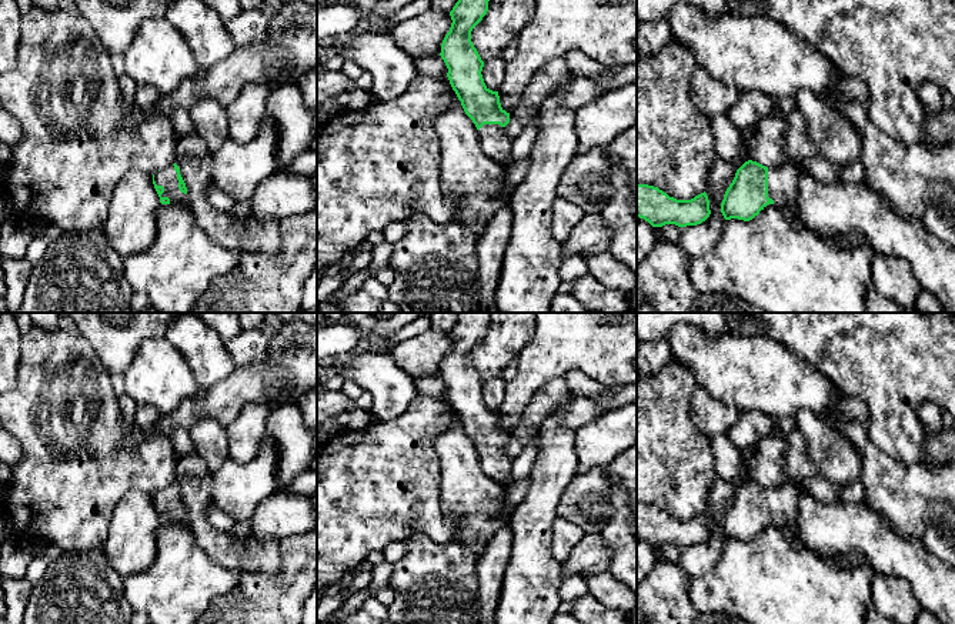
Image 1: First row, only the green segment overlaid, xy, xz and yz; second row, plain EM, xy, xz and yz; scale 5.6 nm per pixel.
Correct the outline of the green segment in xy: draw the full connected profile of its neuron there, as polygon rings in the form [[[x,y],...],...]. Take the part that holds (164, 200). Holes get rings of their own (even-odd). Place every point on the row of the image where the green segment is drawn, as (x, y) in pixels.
[[[176,163],[153,174],[153,184],[160,197],[161,204],[188,204],[187,187]]]

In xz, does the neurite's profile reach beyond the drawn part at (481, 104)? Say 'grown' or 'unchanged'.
grown

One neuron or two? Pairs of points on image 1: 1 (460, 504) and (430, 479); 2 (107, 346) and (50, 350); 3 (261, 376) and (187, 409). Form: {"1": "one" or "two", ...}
{"1": "two", "2": "two", "3": "one"}

